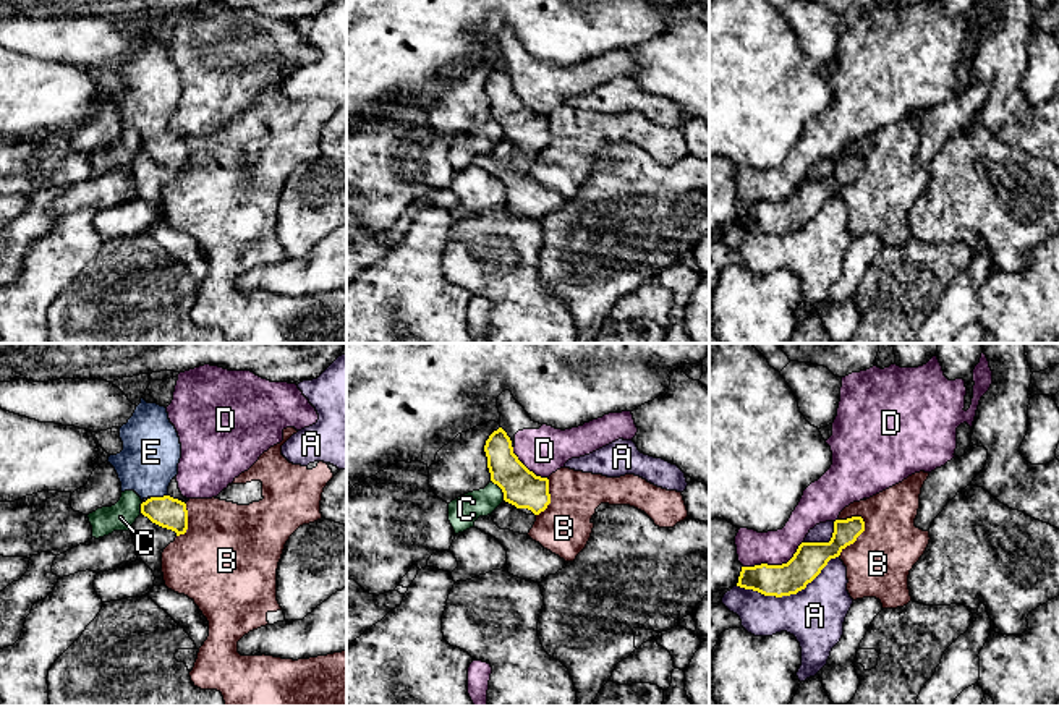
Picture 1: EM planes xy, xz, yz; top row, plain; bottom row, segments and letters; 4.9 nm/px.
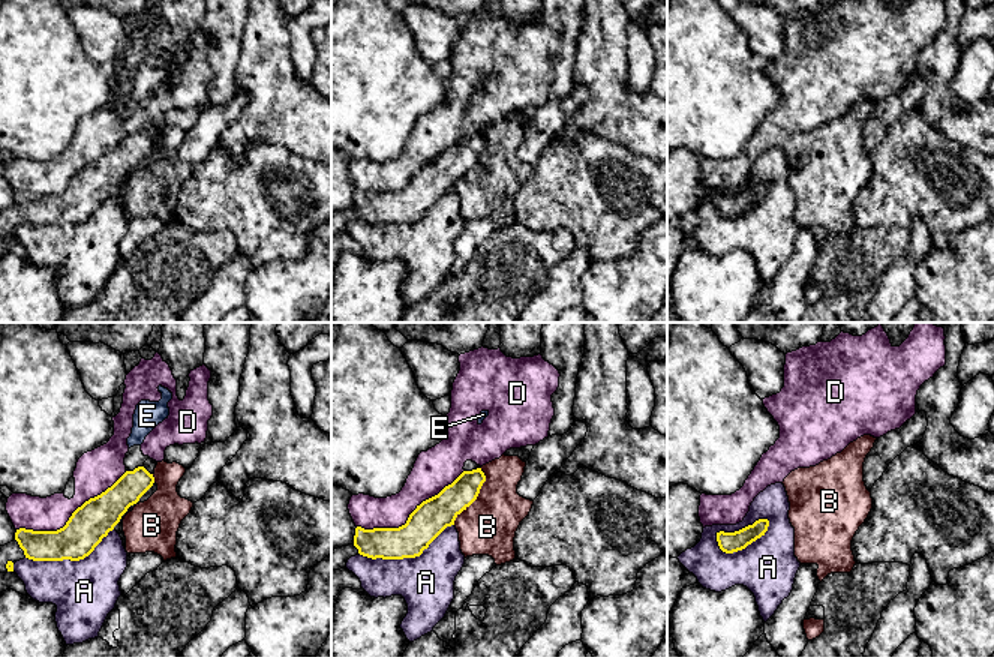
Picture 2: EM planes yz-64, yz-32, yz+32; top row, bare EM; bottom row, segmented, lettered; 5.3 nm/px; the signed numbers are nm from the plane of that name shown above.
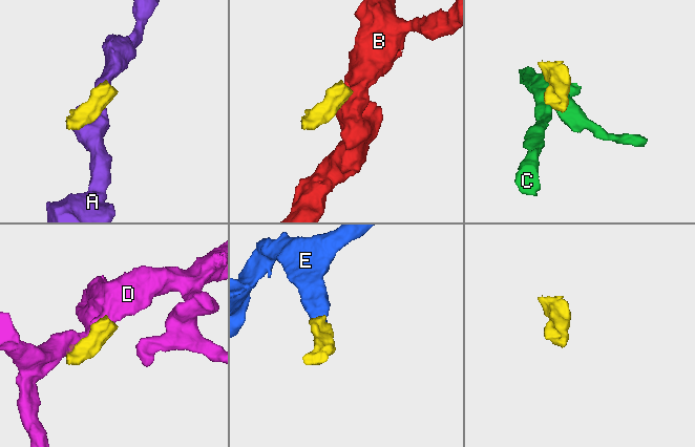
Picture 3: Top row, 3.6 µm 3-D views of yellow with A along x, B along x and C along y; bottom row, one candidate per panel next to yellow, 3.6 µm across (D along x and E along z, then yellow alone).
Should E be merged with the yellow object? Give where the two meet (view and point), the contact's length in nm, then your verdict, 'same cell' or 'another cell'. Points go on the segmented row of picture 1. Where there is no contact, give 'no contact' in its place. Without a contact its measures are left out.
meets yellow in xy at (159, 497); contact 90 nm long; same cell

